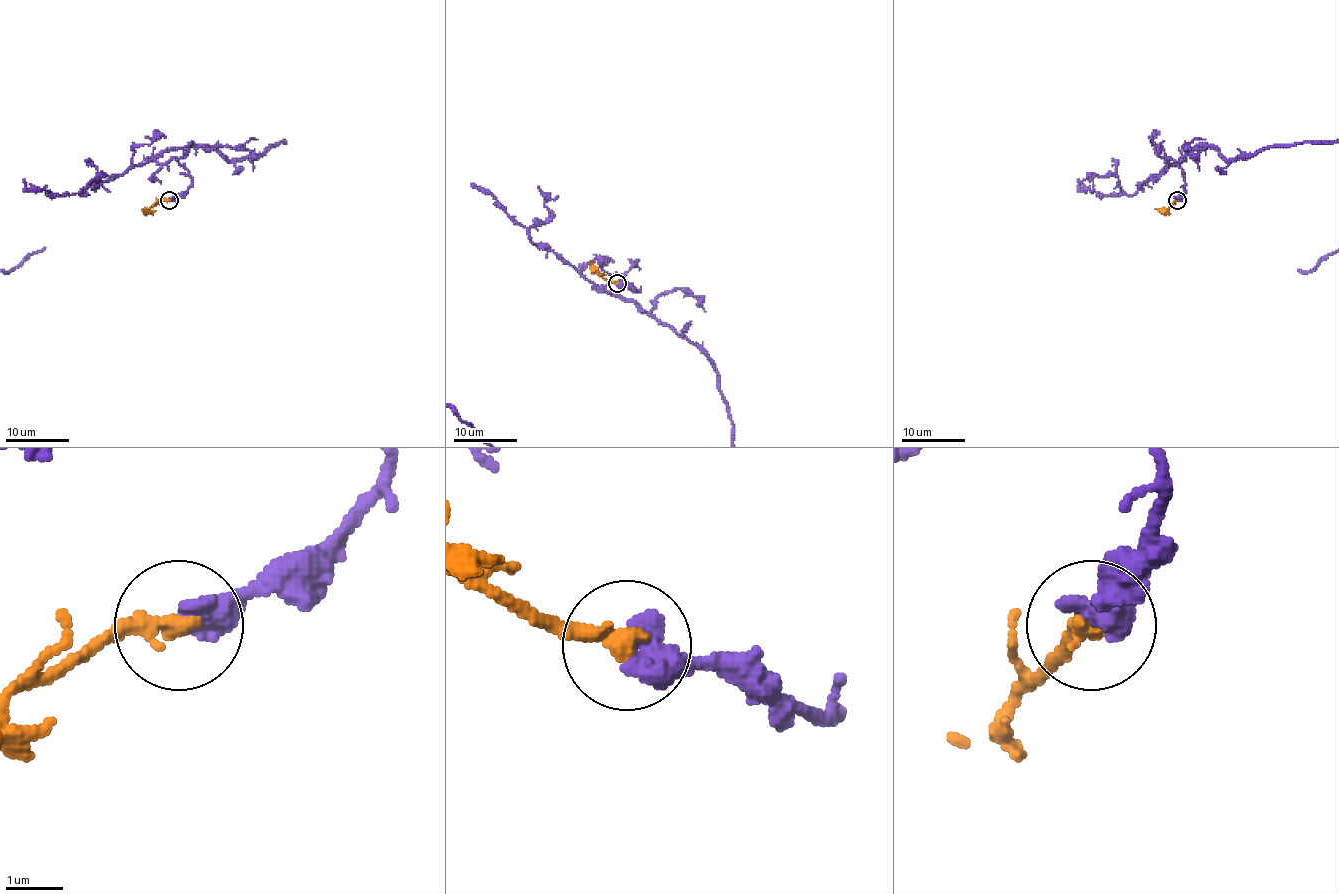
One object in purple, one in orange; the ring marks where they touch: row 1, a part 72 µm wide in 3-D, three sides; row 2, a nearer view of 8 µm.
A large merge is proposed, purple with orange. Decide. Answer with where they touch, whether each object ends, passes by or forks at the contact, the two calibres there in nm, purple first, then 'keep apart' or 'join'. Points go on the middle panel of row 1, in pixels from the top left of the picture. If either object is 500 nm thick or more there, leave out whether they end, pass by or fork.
(617, 283) | 550/360 nm | join

